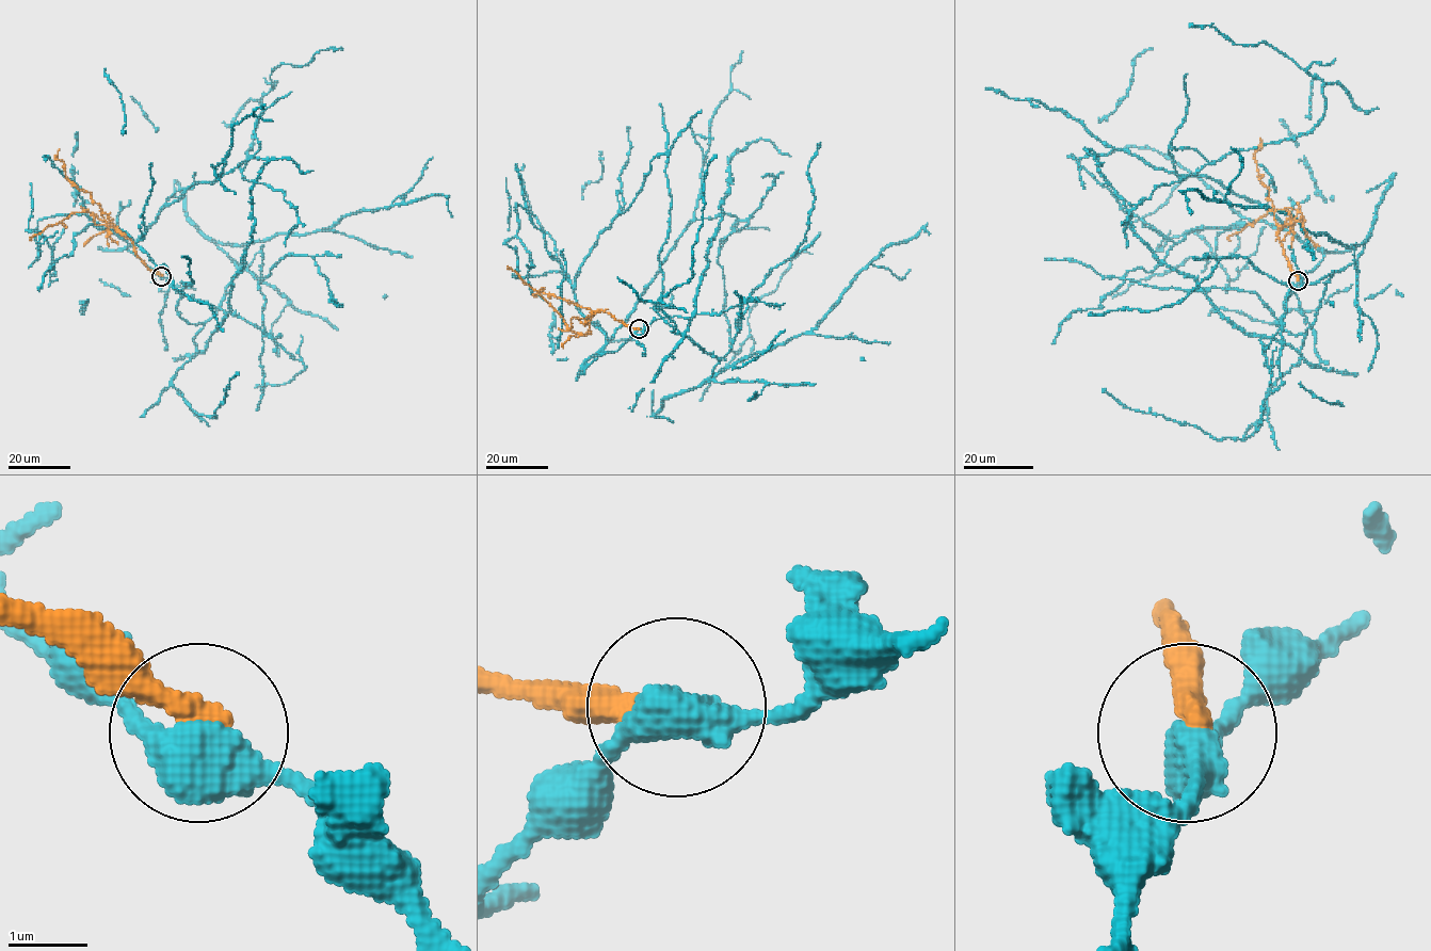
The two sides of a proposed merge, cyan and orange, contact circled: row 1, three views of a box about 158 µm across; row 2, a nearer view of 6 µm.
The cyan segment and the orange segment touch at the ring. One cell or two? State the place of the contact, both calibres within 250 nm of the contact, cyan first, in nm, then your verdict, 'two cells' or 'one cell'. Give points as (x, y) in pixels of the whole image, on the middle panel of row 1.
place (639, 328); calibres 500 and 360 nm; two cells

